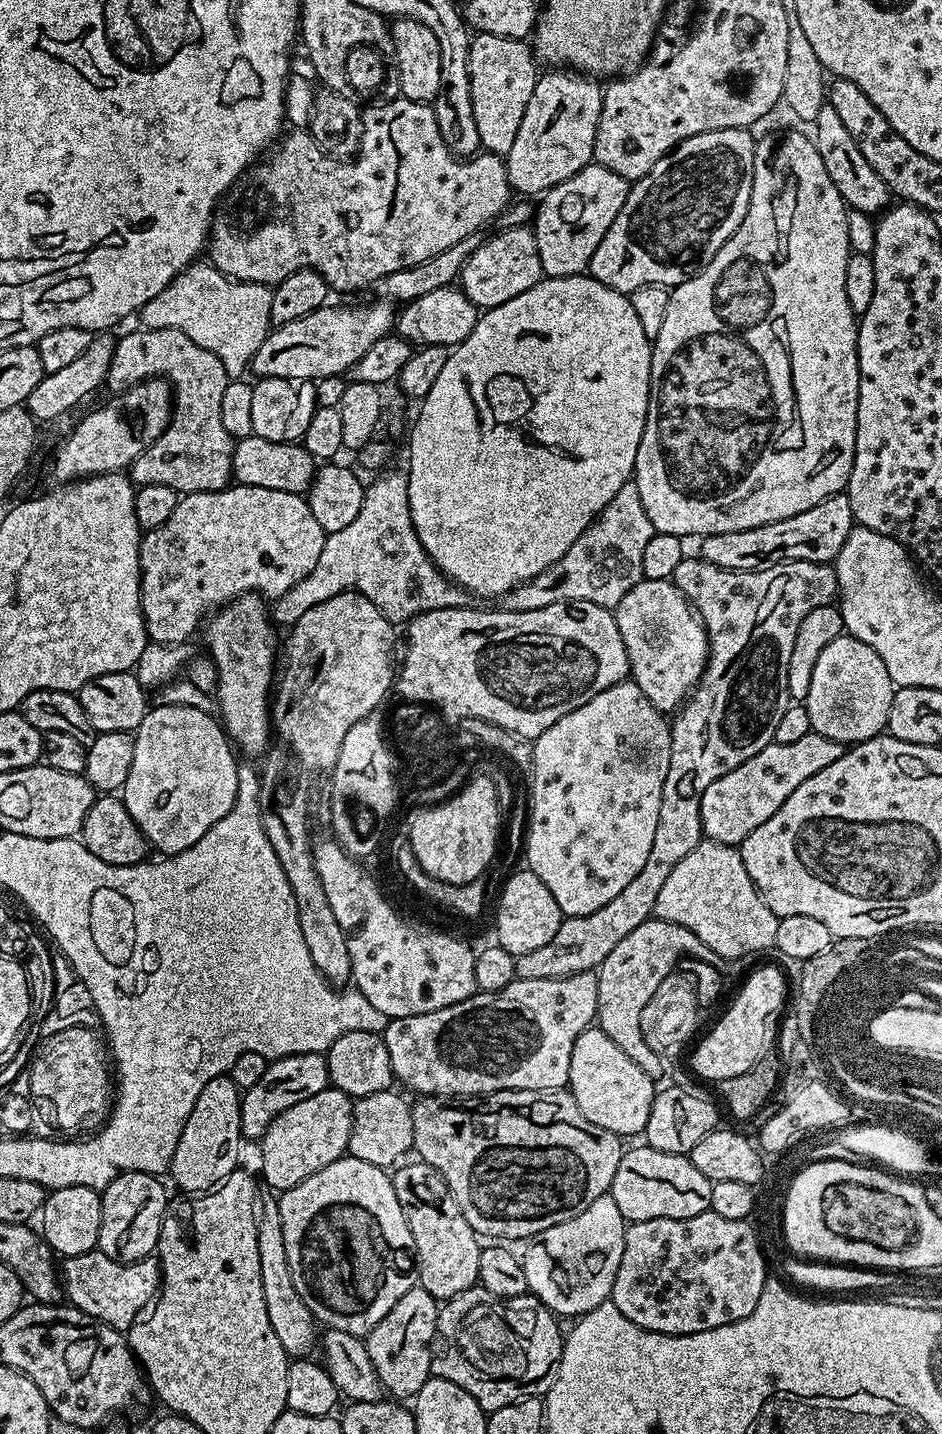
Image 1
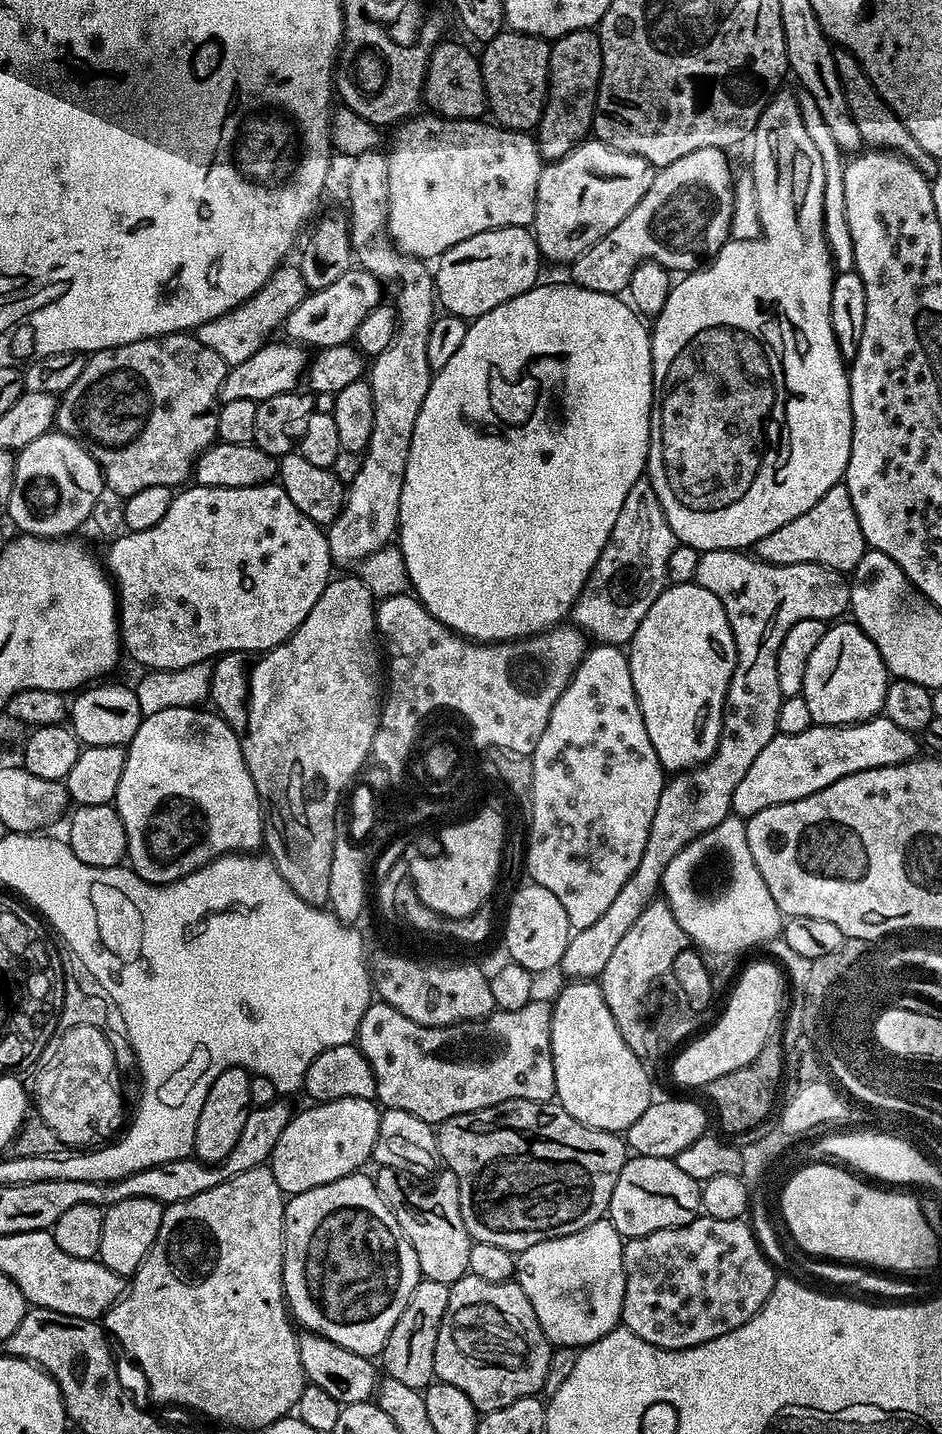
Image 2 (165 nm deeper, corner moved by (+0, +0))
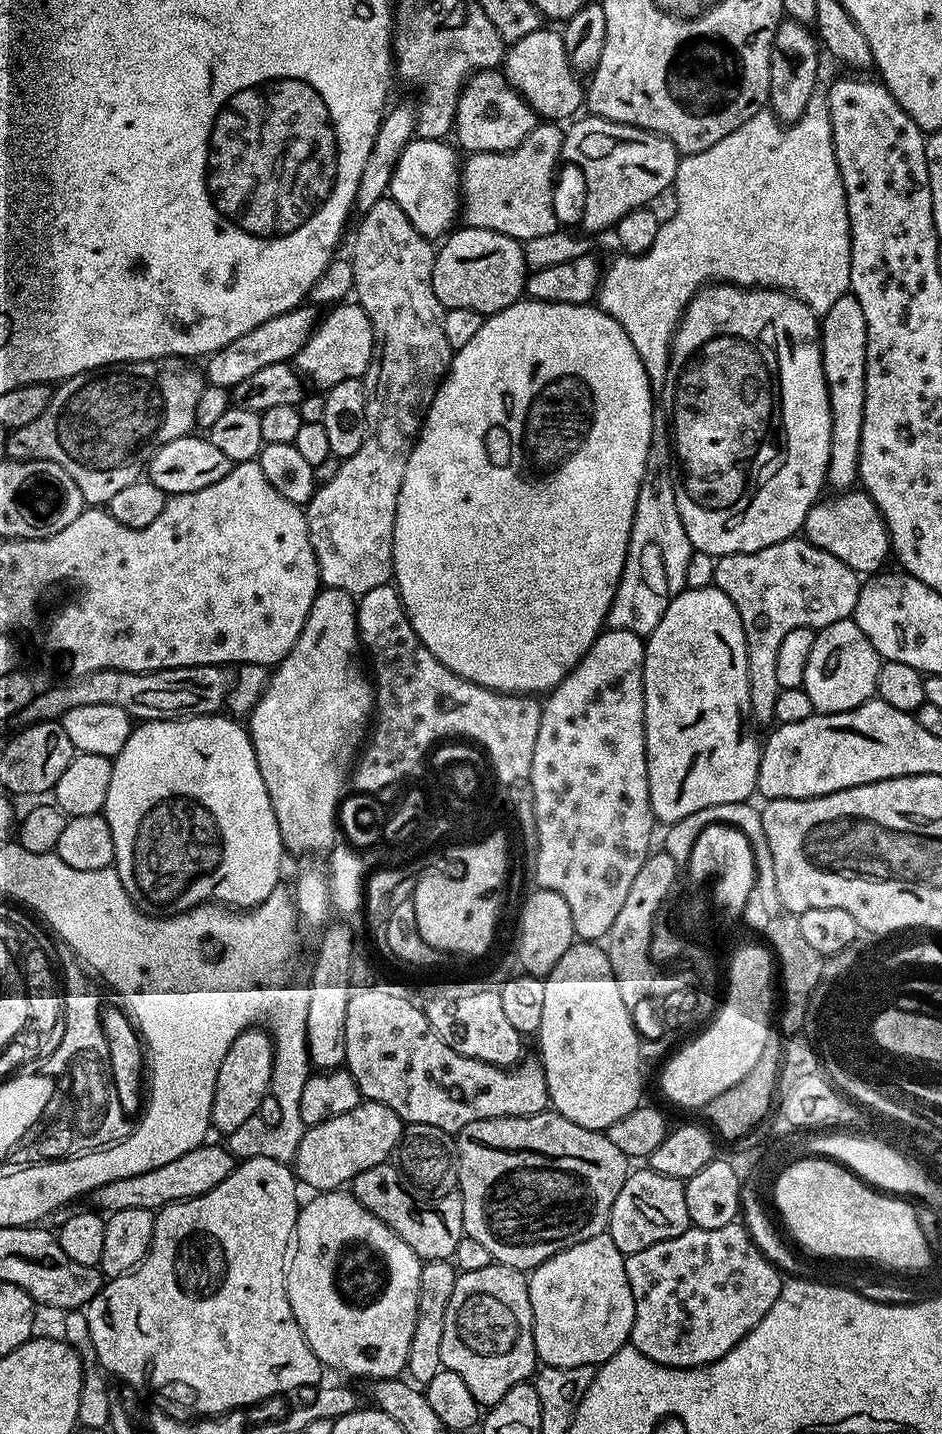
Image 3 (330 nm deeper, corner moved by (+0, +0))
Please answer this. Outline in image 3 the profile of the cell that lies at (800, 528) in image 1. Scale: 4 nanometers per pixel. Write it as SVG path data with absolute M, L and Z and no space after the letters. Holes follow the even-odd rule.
M856 491L844 492L834 500L825 499L813 504L804 519L802 536L814 546L834 554L834 558L846 562L846 566L858 574L876 574L890 560L892 539L888 536L888 527L876 503L867 492Z

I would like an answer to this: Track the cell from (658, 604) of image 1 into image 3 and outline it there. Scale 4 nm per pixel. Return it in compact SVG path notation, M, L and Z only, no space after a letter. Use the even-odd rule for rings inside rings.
M715 586L685 587L644 640L644 741L650 806L659 823L669 826L710 806L753 799L762 740L752 729L752 719L746 634L734 602Z

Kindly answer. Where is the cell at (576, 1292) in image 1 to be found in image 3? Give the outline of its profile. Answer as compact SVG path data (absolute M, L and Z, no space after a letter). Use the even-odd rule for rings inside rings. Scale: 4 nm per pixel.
M601 1234L594 1238L586 1238L586 1242L578 1242L569 1248L563 1248L558 1254L554 1254L546 1262L542 1262L537 1268L531 1269L527 1277L528 1297L532 1307L532 1334L534 1336L534 1346L536 1347L536 1358L541 1365L549 1368L565 1368L566 1366L586 1366L591 1364L599 1366L605 1364L619 1348L625 1347L629 1343L634 1326L634 1298L630 1290L630 1282L626 1278L626 1266L624 1265L625 1253L614 1246L614 1238L607 1234Z

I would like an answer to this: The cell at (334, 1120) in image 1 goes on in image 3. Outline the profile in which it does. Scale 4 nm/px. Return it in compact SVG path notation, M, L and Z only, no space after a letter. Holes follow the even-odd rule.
M362 1102L346 1114L338 1114L321 1124L313 1124L300 1139L296 1151L294 1171L301 1185L309 1184L312 1190L340 1190L362 1170L378 1166L397 1151L404 1135L405 1121L394 1110L381 1104Z

